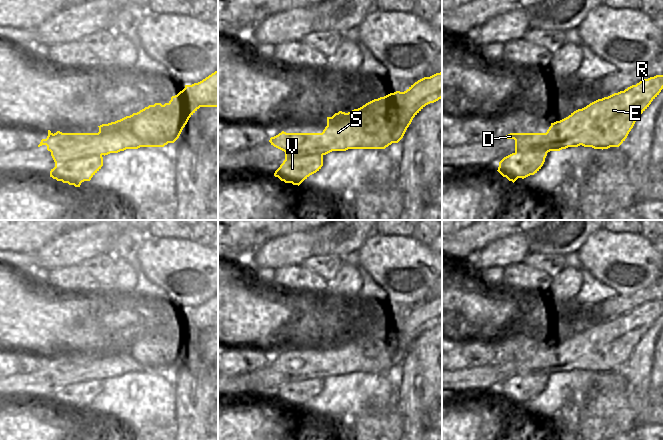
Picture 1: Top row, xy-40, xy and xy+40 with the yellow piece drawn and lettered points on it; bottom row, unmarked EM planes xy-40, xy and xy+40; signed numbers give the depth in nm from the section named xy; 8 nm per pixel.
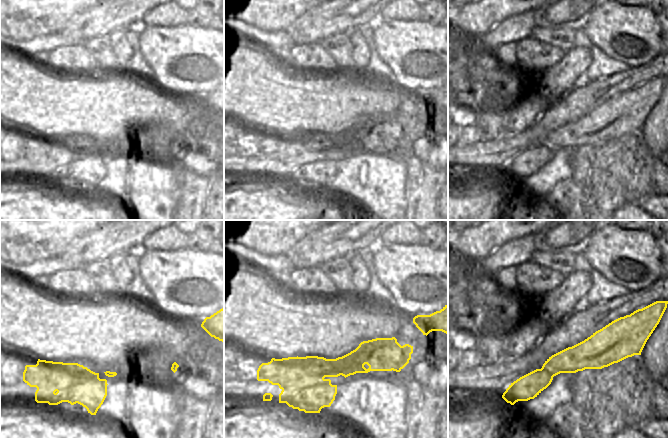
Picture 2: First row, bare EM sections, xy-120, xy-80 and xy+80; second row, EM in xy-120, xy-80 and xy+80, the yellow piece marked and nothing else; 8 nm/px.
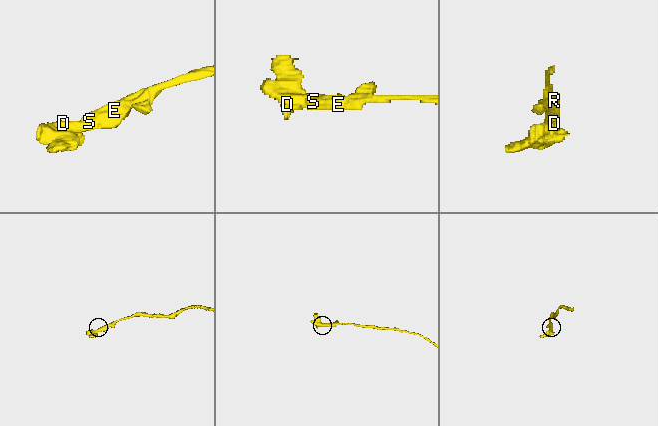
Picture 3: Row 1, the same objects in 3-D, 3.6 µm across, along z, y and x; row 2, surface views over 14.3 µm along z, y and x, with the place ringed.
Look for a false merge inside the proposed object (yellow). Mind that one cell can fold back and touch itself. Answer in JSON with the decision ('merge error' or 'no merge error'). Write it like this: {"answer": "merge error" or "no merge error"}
{"answer": "merge error"}

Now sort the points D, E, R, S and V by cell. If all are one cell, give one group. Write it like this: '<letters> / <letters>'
D E R S / V

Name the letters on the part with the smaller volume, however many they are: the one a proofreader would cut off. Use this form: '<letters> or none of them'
V

